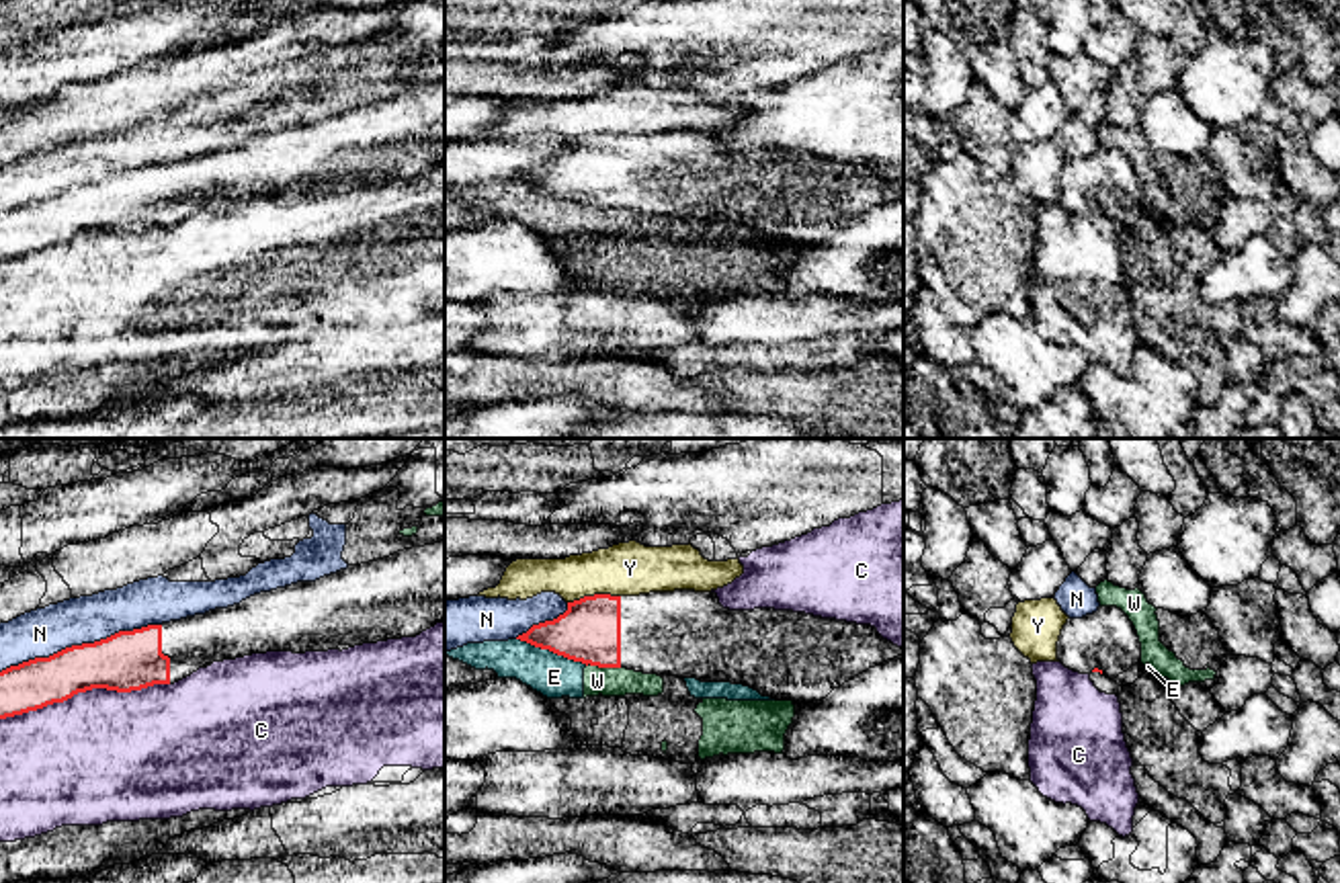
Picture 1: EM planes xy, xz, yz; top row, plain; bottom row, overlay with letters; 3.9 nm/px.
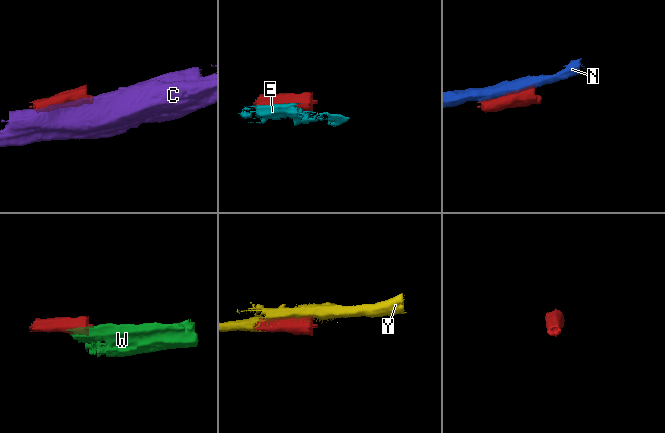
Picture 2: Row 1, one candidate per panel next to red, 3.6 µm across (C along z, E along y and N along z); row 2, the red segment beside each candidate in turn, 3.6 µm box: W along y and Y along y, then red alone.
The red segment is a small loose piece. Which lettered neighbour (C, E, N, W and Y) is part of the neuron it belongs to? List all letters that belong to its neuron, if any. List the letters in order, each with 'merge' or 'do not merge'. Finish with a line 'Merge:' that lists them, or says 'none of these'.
C: do not merge
E: do not merge
N: do not merge
W: do not merge
Y: do not merge
Merge: none of these

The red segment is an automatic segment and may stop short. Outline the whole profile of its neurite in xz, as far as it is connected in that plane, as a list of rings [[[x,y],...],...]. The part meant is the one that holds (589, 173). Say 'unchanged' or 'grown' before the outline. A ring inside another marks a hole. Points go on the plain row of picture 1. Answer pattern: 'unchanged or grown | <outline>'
grown | [[[695,131],[584,137],[516,180],[586,207],[744,225],[762,238],[793,244],[822,242],[850,219],[904,195],[871,166],[774,150],[729,152],[715,133]]]

